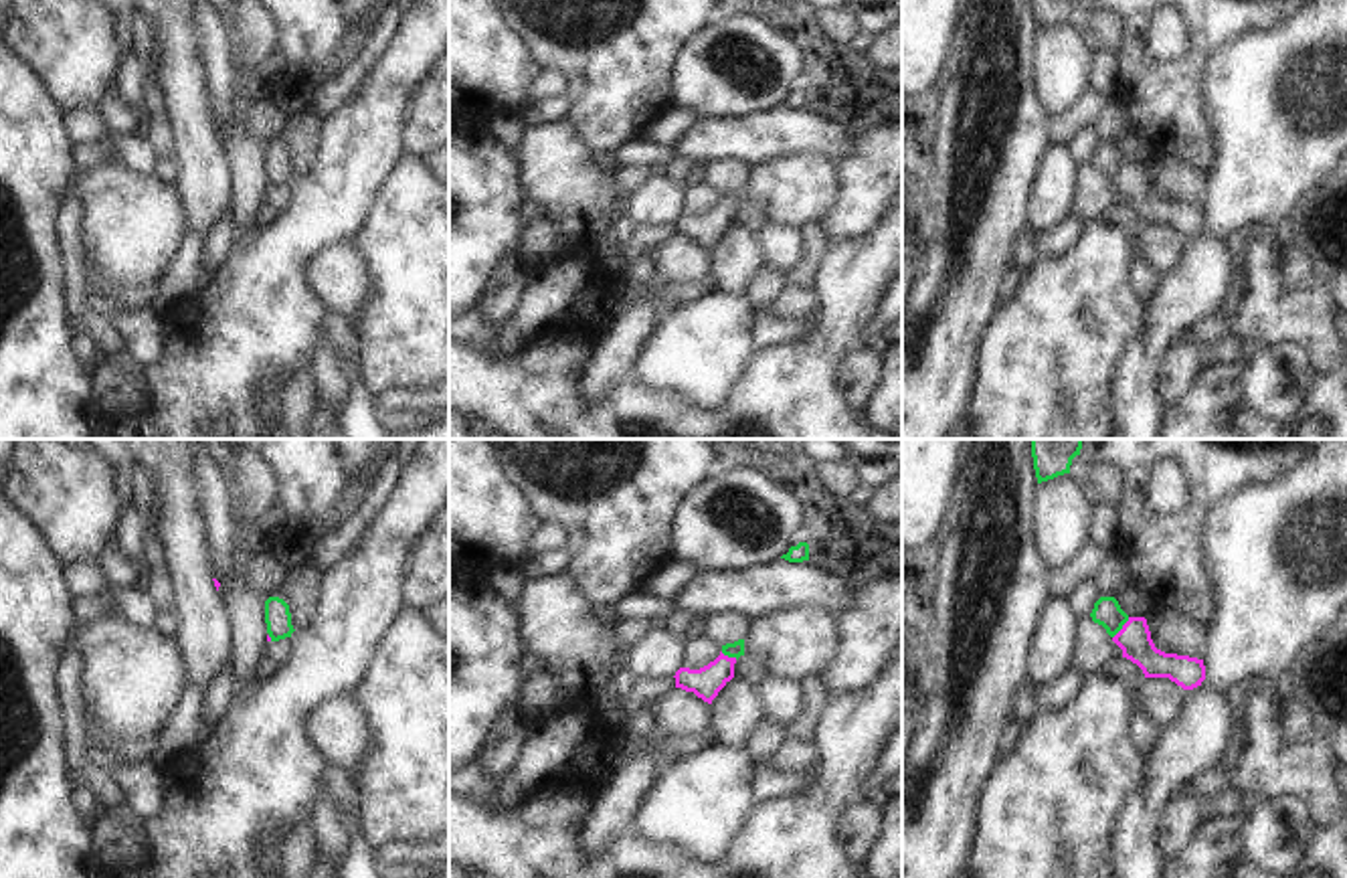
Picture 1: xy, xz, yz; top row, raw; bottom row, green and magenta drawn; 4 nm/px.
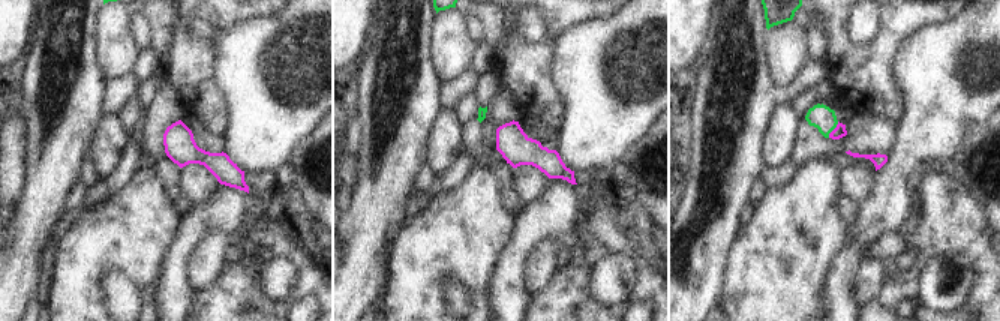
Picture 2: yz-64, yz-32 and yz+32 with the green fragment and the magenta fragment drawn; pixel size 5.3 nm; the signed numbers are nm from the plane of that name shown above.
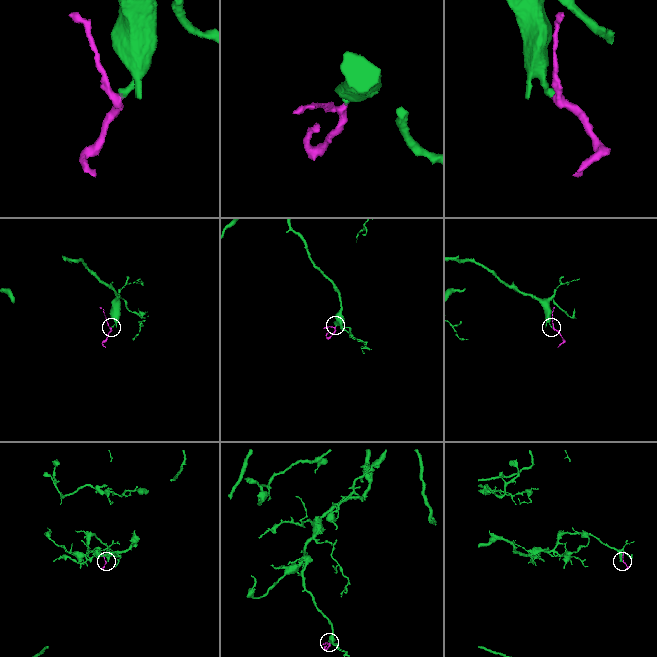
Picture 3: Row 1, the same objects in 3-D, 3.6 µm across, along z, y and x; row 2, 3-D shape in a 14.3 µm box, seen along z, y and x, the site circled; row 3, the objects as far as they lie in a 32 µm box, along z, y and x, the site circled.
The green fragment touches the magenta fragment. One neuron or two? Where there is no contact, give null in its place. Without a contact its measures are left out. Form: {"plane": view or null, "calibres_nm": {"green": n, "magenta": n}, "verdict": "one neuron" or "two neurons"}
{"plane": "yz", "calibres_nm": {"green": 120, "magenta": 130}, "verdict": "one neuron"}

